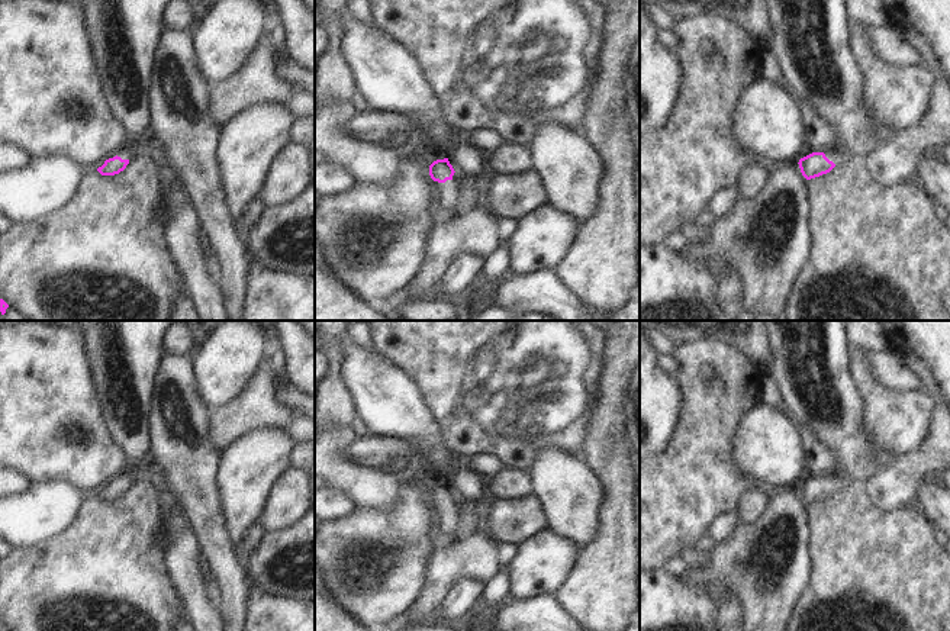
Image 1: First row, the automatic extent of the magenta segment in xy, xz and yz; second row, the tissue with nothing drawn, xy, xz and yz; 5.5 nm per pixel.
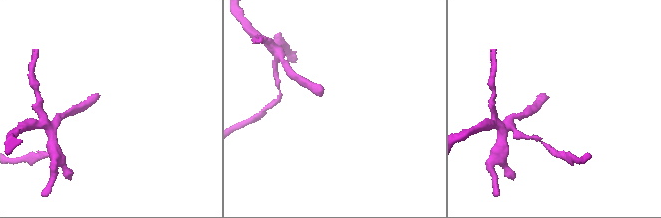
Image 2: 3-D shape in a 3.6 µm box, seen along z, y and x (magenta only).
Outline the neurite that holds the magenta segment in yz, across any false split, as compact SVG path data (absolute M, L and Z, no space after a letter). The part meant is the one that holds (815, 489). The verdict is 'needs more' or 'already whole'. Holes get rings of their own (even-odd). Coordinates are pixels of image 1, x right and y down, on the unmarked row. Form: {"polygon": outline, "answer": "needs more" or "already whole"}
{"polygon": "M761 321L767 329L772 366L770 374L777 382L790 418L811 429L834 454L838 467L824 477L812 477L799 484L806 505L830 498L835 490L856 483L866 484L877 471L896 463L898 457L873 448L863 421L863 400L851 374L846 338L846 321Z", "answer": "needs more"}

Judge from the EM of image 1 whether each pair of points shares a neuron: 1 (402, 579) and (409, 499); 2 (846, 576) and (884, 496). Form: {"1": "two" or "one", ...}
{"1": "one", "2": "two"}

